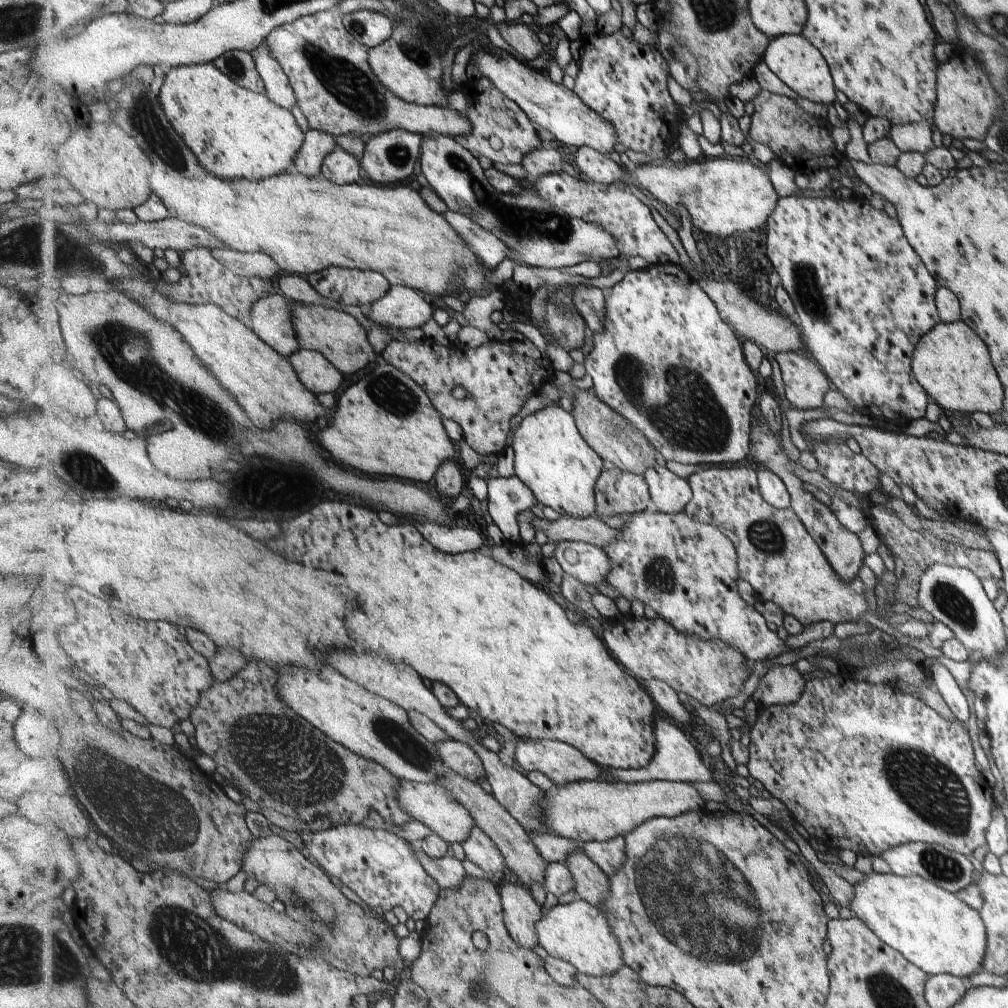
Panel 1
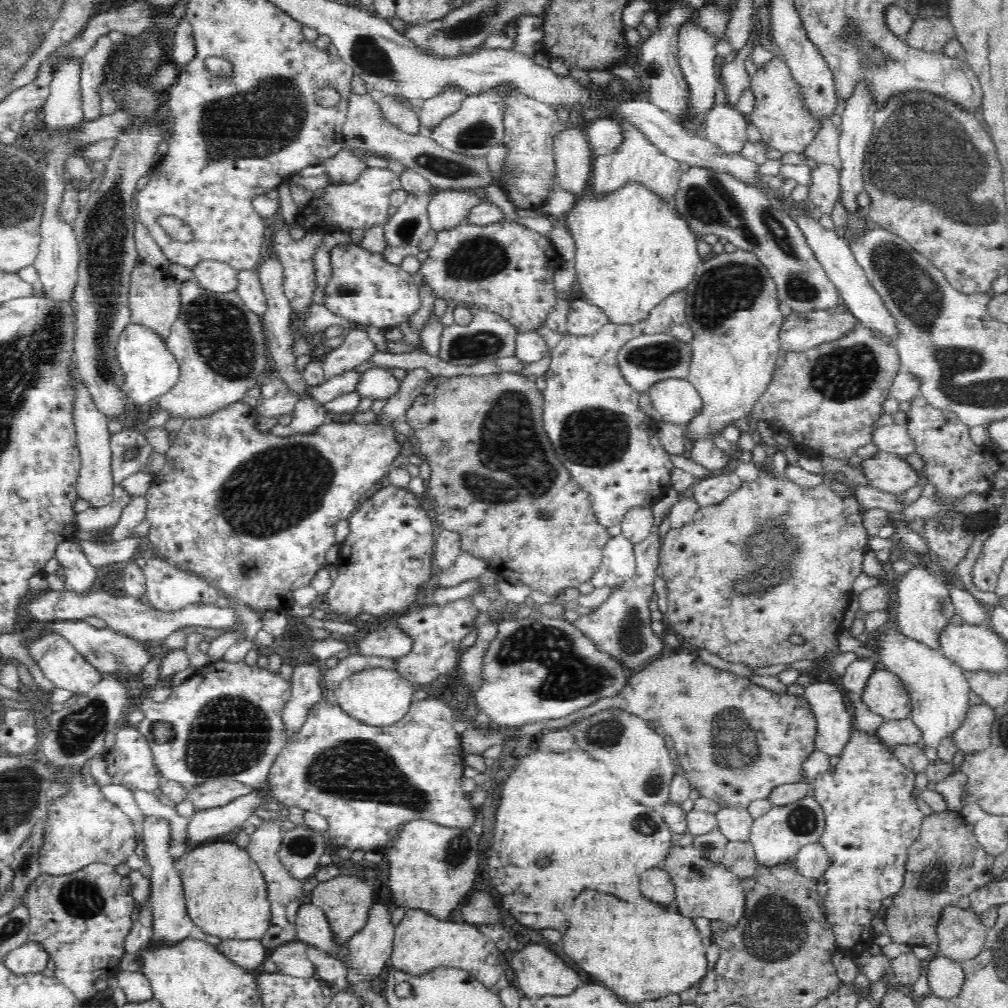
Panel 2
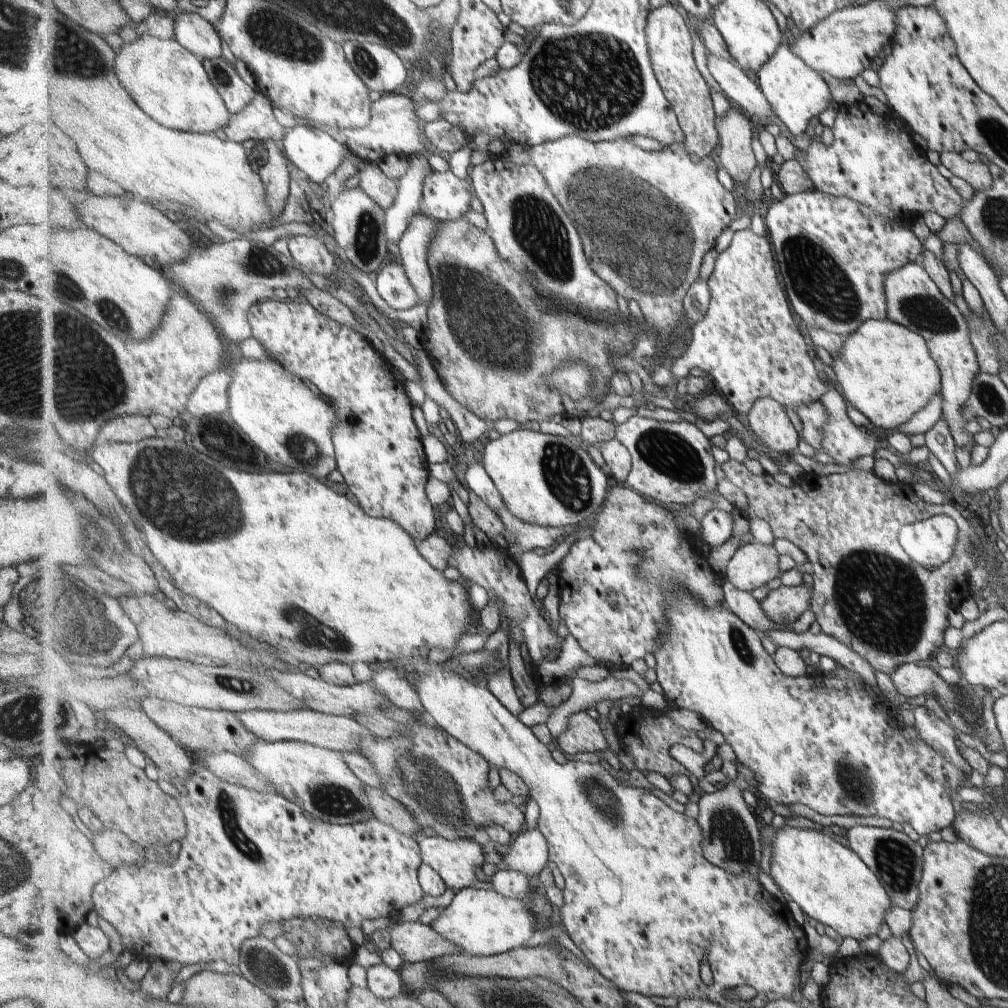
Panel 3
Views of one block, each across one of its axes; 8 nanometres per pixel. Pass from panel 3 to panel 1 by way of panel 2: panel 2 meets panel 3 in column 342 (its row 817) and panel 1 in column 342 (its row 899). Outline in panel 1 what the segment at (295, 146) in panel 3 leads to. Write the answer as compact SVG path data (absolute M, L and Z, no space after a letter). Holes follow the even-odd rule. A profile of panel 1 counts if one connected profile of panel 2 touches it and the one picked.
M338 148L325 158L322 174L338 185L355 184L361 176L361 163L345 149Z

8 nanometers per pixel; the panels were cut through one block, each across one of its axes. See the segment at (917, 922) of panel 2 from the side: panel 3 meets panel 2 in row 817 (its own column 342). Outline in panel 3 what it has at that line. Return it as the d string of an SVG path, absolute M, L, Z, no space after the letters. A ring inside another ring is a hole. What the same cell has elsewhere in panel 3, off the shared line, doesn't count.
M291 918L280 923L283 936L297 944L295 958L328 959L335 964L350 965L358 945L349 938L347 927L327 918Z

